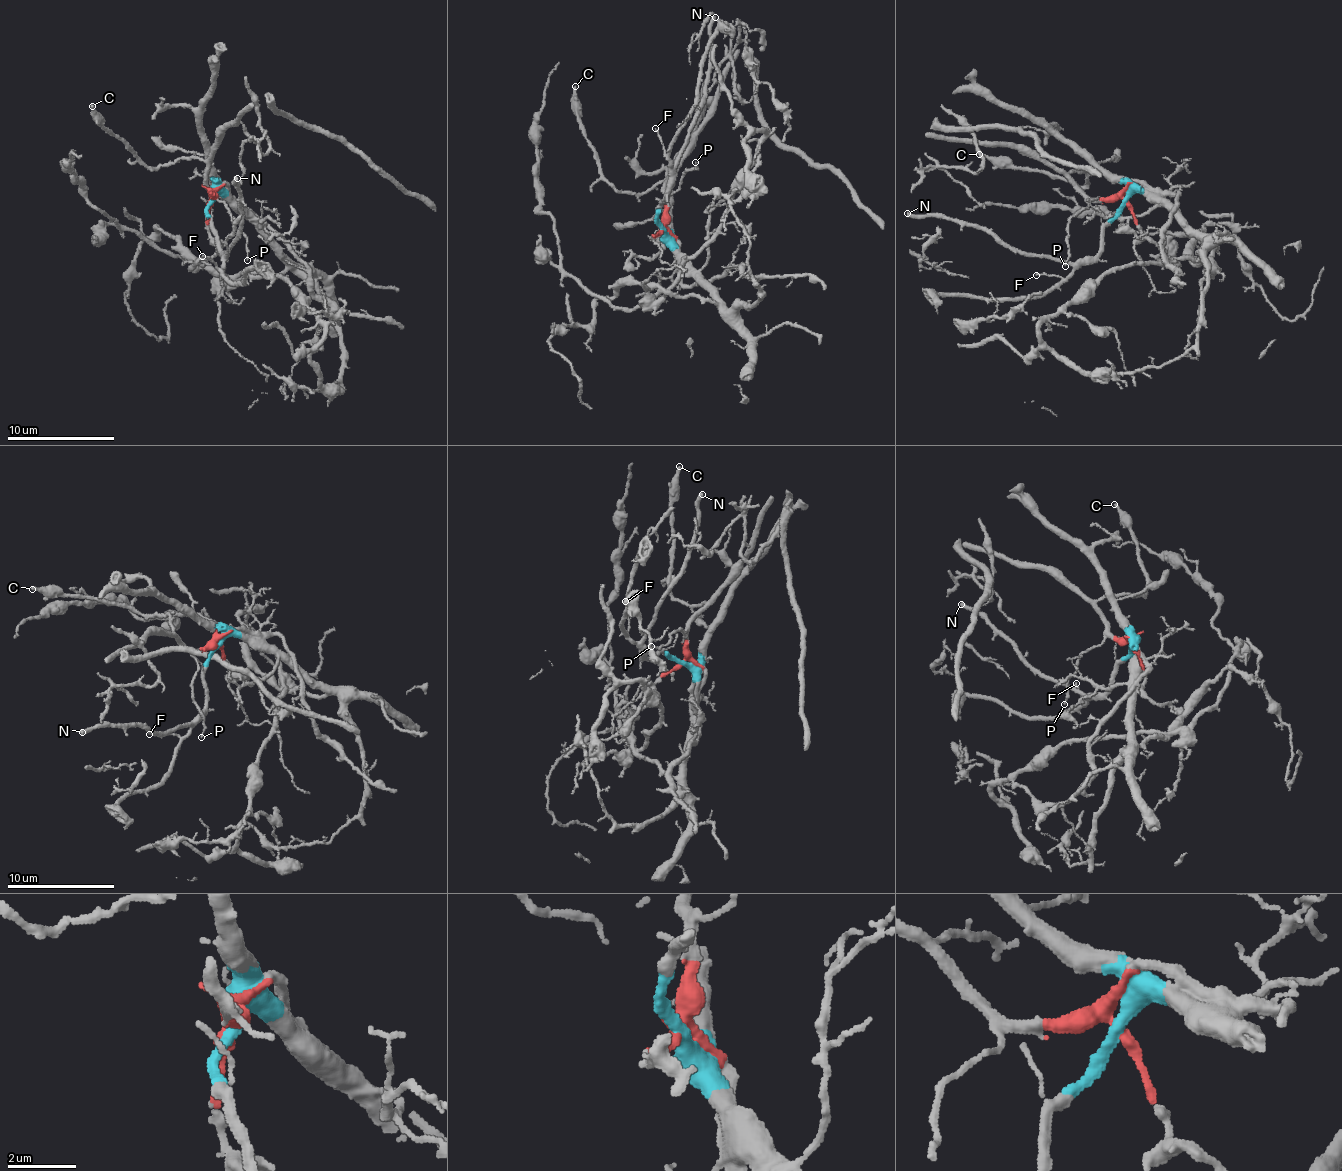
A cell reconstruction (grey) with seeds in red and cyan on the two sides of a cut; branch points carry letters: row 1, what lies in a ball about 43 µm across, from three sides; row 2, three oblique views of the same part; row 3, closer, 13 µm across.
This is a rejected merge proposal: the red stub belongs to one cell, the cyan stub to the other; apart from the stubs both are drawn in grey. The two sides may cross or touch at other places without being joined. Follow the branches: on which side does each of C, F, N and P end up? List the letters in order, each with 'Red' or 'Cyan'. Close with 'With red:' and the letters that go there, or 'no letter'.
C: Red
F: Cyan
N: Cyan
P: Red
With red: C, P

